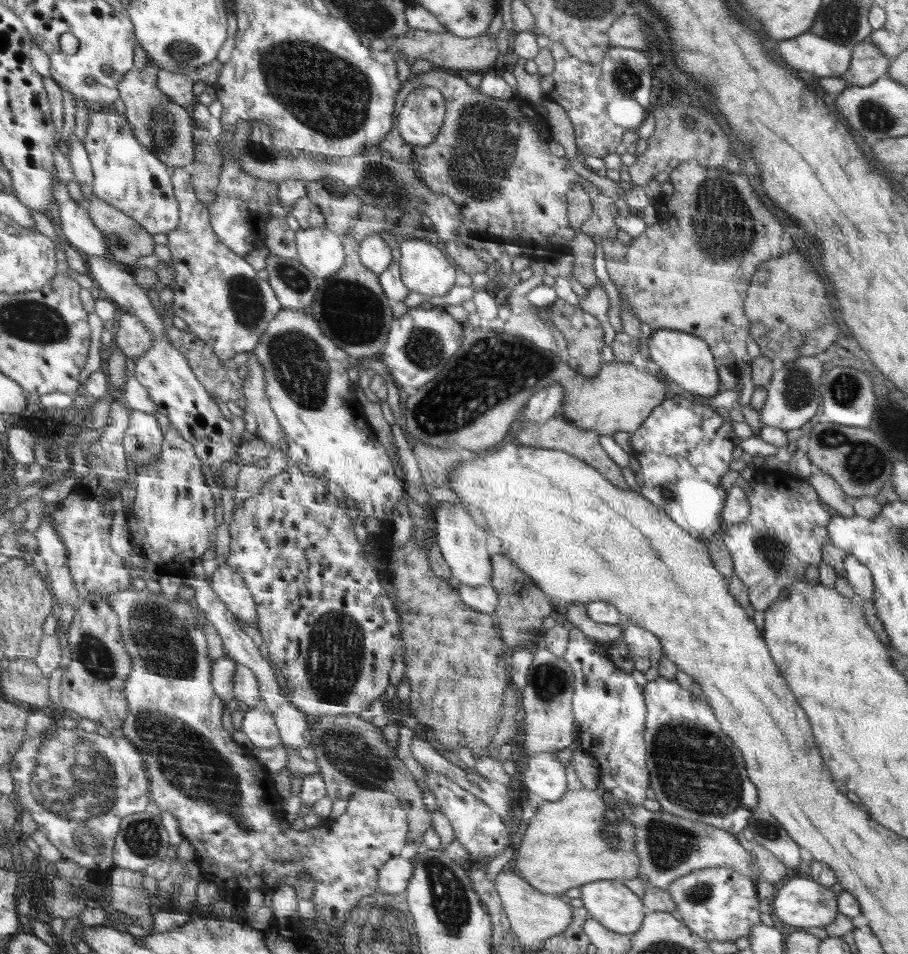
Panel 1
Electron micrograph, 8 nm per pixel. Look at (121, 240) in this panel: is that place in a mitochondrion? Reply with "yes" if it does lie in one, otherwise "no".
yes

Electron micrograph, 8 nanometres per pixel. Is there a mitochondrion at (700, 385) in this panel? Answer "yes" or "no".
no

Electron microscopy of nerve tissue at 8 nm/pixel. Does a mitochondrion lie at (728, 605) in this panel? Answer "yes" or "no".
no

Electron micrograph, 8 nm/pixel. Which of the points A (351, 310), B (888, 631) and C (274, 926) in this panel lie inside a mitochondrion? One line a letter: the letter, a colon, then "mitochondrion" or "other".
A: mitochondrion
B: other
C: other

